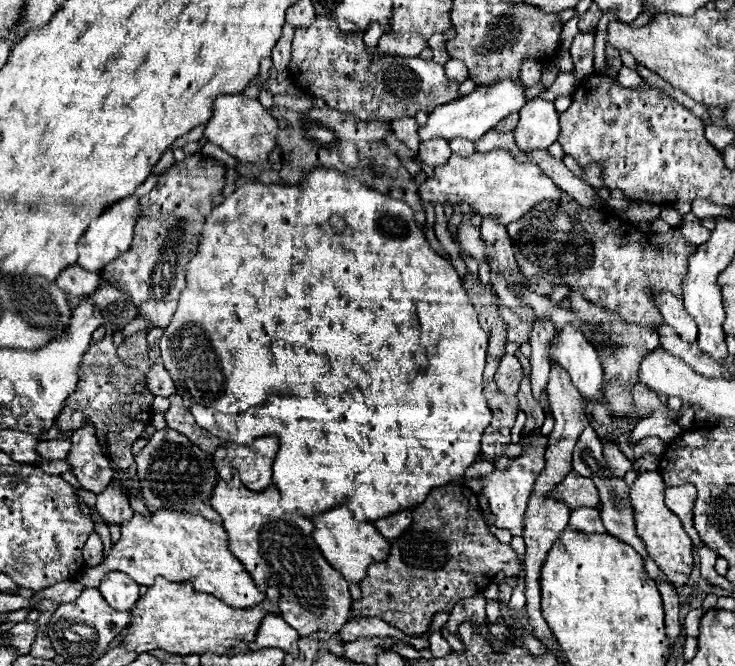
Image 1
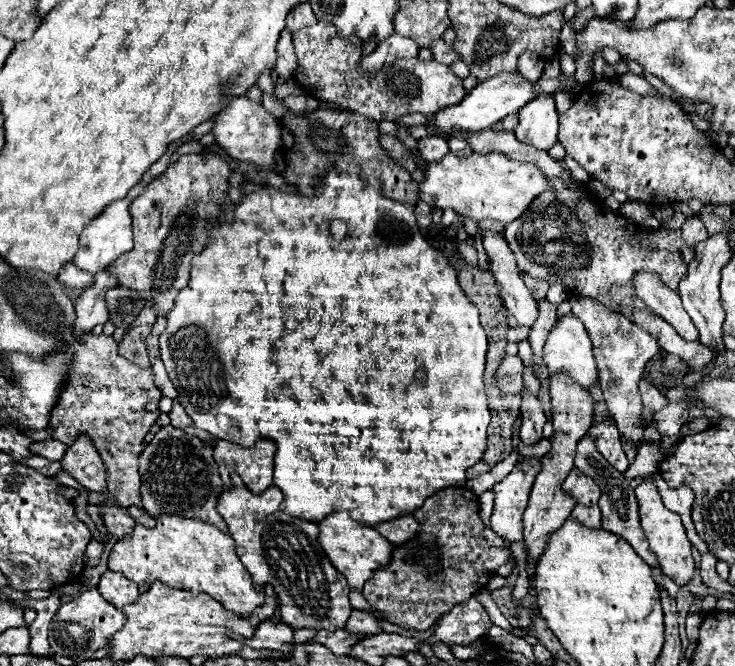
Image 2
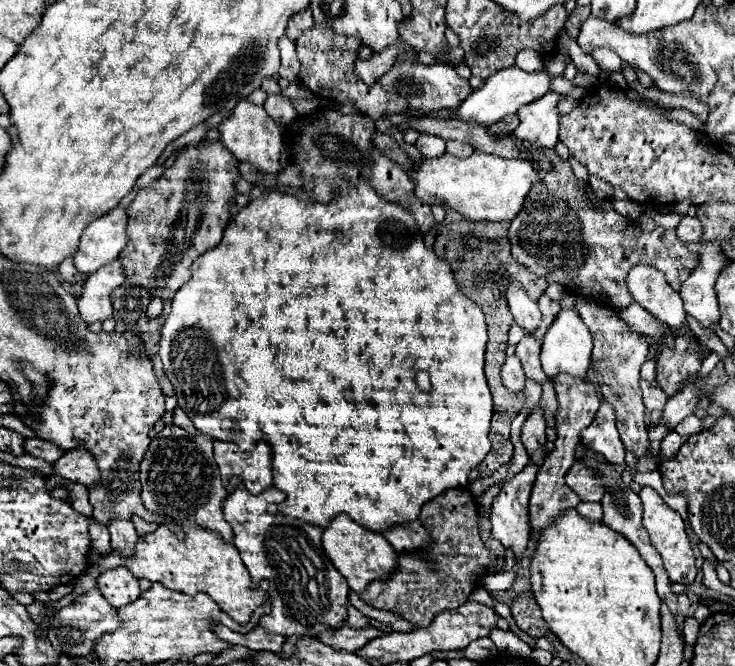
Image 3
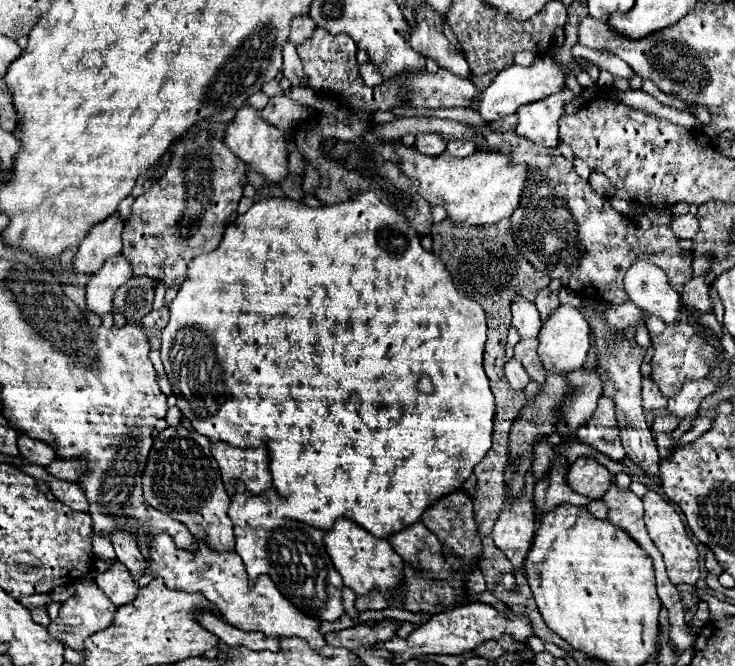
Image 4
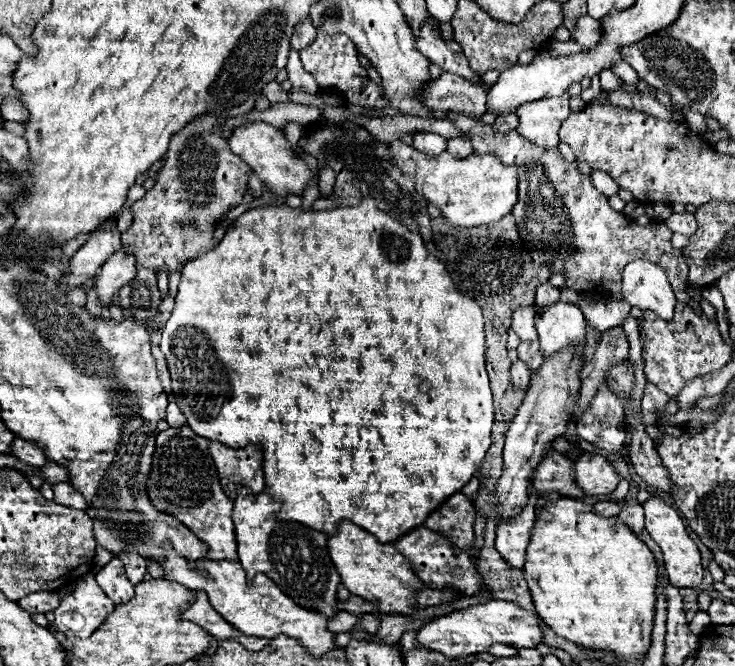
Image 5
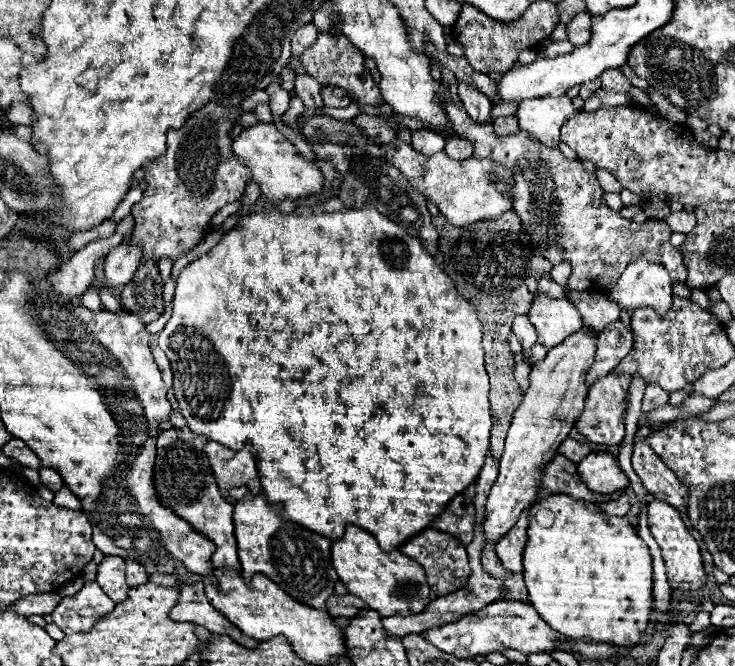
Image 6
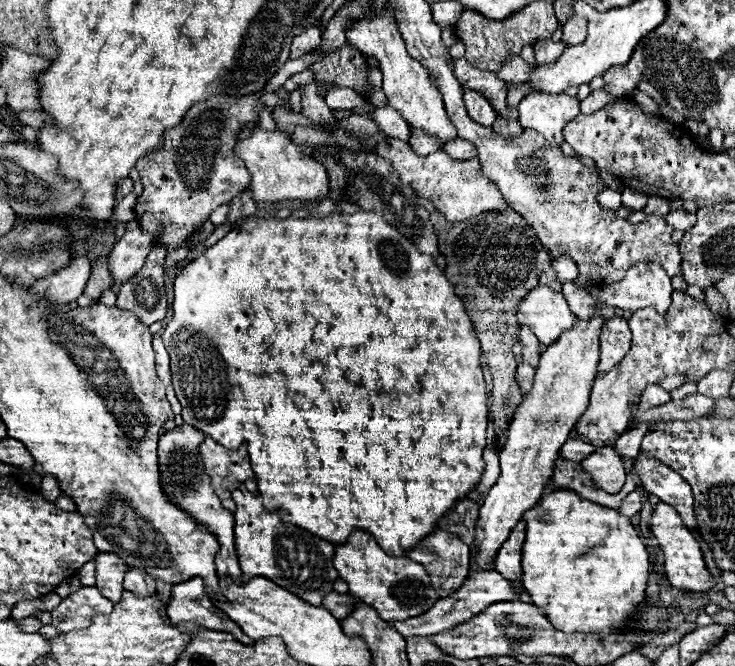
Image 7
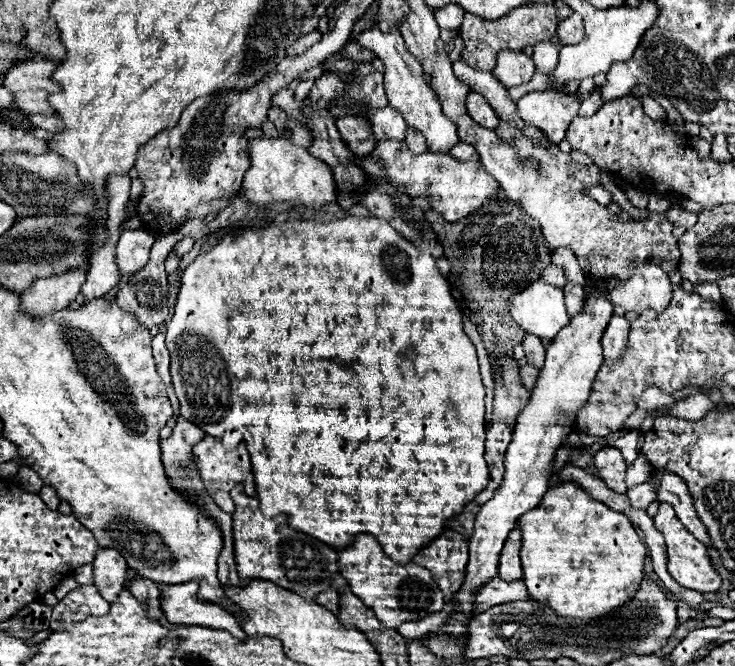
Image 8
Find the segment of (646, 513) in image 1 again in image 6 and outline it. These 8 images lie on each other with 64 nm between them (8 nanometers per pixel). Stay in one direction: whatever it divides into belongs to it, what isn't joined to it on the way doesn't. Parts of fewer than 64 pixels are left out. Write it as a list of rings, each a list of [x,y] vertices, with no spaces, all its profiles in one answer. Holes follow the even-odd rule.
[[[654,500],[648,504],[648,528],[652,530],[654,540],[662,548],[662,556],[666,560],[668,570],[668,582],[674,590],[698,590],[706,584],[706,572],[700,558],[698,542],[690,536],[690,530],[686,528],[680,512],[672,508],[670,504],[664,504],[662,500]]]

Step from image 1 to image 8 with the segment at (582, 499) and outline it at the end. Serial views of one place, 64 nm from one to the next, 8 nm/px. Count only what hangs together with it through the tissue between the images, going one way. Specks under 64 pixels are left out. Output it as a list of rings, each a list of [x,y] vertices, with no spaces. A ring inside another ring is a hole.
[[[604,446],[594,454],[594,468],[596,476],[616,494],[624,494],[628,488],[624,484],[624,474],[626,474],[626,464],[620,454],[620,450]]]

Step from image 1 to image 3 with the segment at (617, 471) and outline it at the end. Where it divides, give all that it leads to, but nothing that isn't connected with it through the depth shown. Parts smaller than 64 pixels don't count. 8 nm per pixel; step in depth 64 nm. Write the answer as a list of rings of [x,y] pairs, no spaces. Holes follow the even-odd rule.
[[[606,402],[600,404],[600,410],[598,410],[594,422],[582,432],[582,444],[588,444],[594,452],[602,454],[610,464],[626,466],[626,462],[624,462],[626,450],[620,442],[616,426],[614,426],[614,414],[612,414],[610,404],[606,404]]]

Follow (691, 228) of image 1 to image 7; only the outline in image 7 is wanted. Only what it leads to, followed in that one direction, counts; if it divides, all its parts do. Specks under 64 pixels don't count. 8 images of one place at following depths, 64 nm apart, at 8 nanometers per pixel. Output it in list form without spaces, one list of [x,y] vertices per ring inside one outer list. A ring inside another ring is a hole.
[[[672,210],[672,212],[666,216],[666,222],[668,222],[674,230],[688,232],[688,230],[696,224],[696,214],[690,214],[690,212],[686,212],[686,210]]]

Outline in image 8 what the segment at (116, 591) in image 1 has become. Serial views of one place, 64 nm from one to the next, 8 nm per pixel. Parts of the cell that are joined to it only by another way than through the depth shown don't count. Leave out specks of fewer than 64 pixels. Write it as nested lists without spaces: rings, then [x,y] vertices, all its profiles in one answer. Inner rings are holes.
[[[102,548],[94,556],[94,586],[104,600],[114,602],[118,592],[124,590],[124,580],[128,572],[126,560],[114,548]]]

